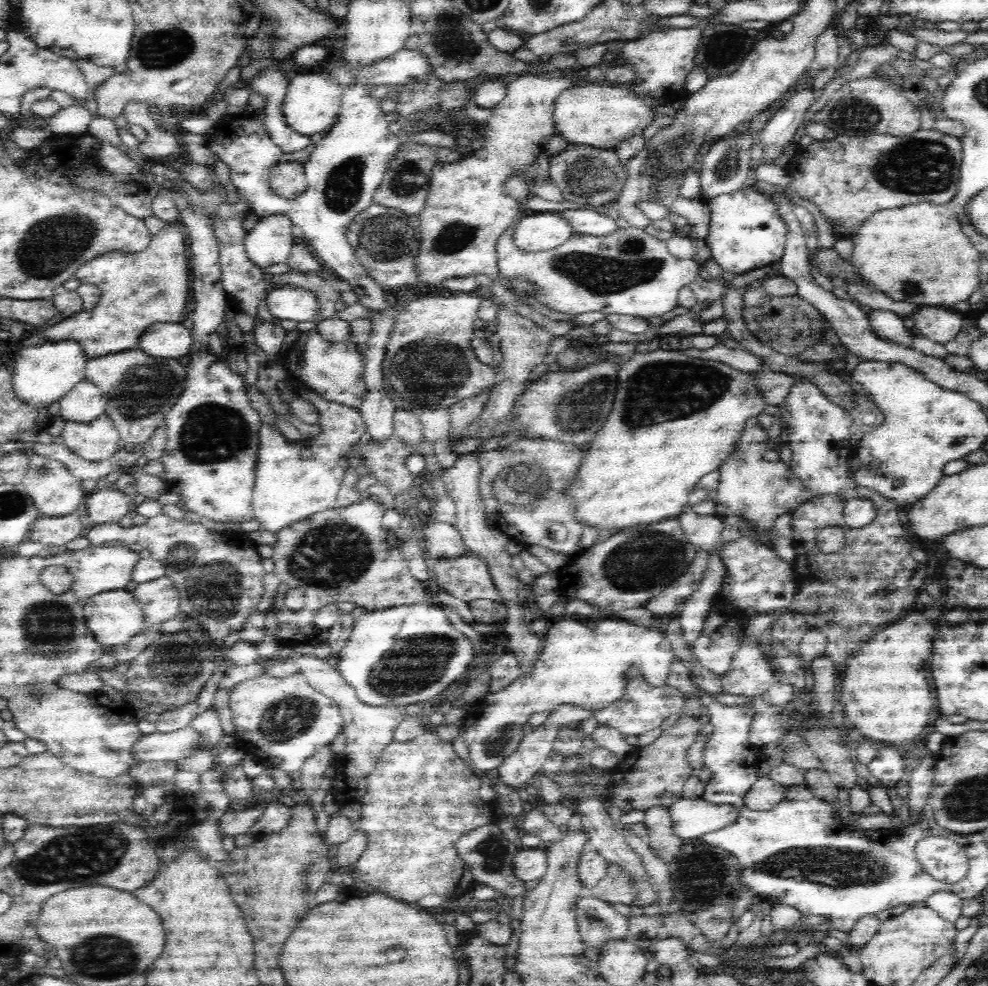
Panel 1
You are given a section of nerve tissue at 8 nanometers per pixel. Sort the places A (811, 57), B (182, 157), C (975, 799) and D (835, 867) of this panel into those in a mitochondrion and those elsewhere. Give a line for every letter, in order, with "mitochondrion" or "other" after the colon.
A: other
B: other
C: mitochondrion
D: mitochondrion

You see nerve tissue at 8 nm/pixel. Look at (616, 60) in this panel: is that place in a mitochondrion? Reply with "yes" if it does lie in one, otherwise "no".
no

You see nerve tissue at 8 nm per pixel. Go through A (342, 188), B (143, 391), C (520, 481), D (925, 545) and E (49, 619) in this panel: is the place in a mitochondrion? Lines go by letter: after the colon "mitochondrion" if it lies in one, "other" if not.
A: mitochondrion
B: mitochondrion
C: mitochondrion
D: other
E: mitochondrion

